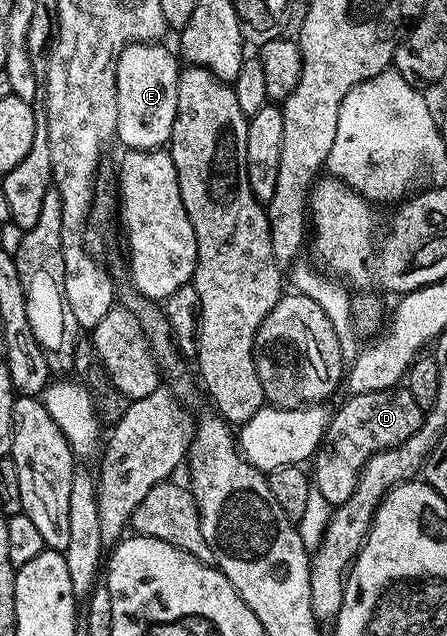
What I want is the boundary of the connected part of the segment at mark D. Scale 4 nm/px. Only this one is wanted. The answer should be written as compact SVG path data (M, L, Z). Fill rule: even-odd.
M398 386L395 388L388 388L388 390L379 390L378 392L359 392L353 395L350 395L350 400L346 402L345 405L342 406L338 412L335 412L335 415L332 417L331 423L327 429L327 440L328 443L333 443L330 446L329 452L333 456L325 456L321 460L321 465L317 468L317 476L315 472L315 488L316 491L319 491L323 494L323 498L328 500L330 505L334 505L337 501L337 496L348 496L351 498L353 494L355 494L355 490L357 489L357 483L361 478L361 472L365 469L365 464L368 463L369 459L376 455L377 452L384 452L388 453L390 450L396 449L393 448L396 446L404 445L405 441L412 438L412 436L421 429L423 423L423 409L419 406L419 402L415 402L415 398L409 393L408 387L405 386Z

